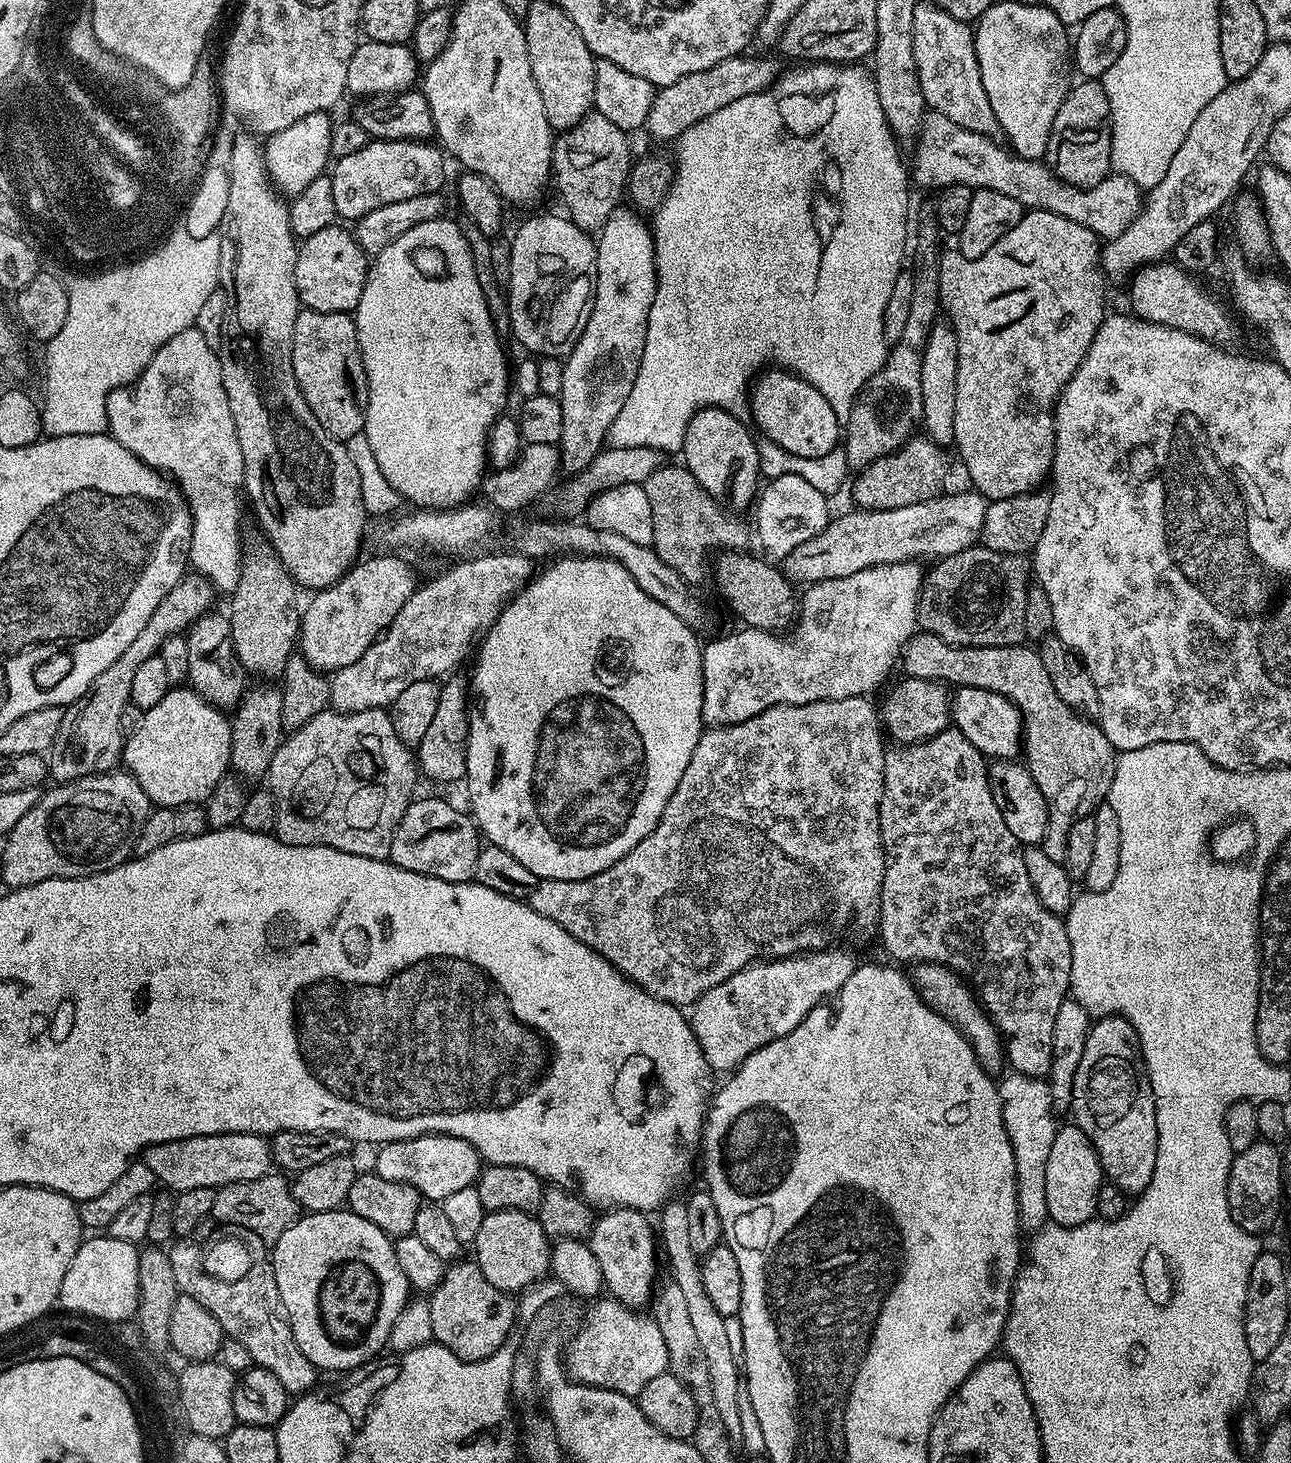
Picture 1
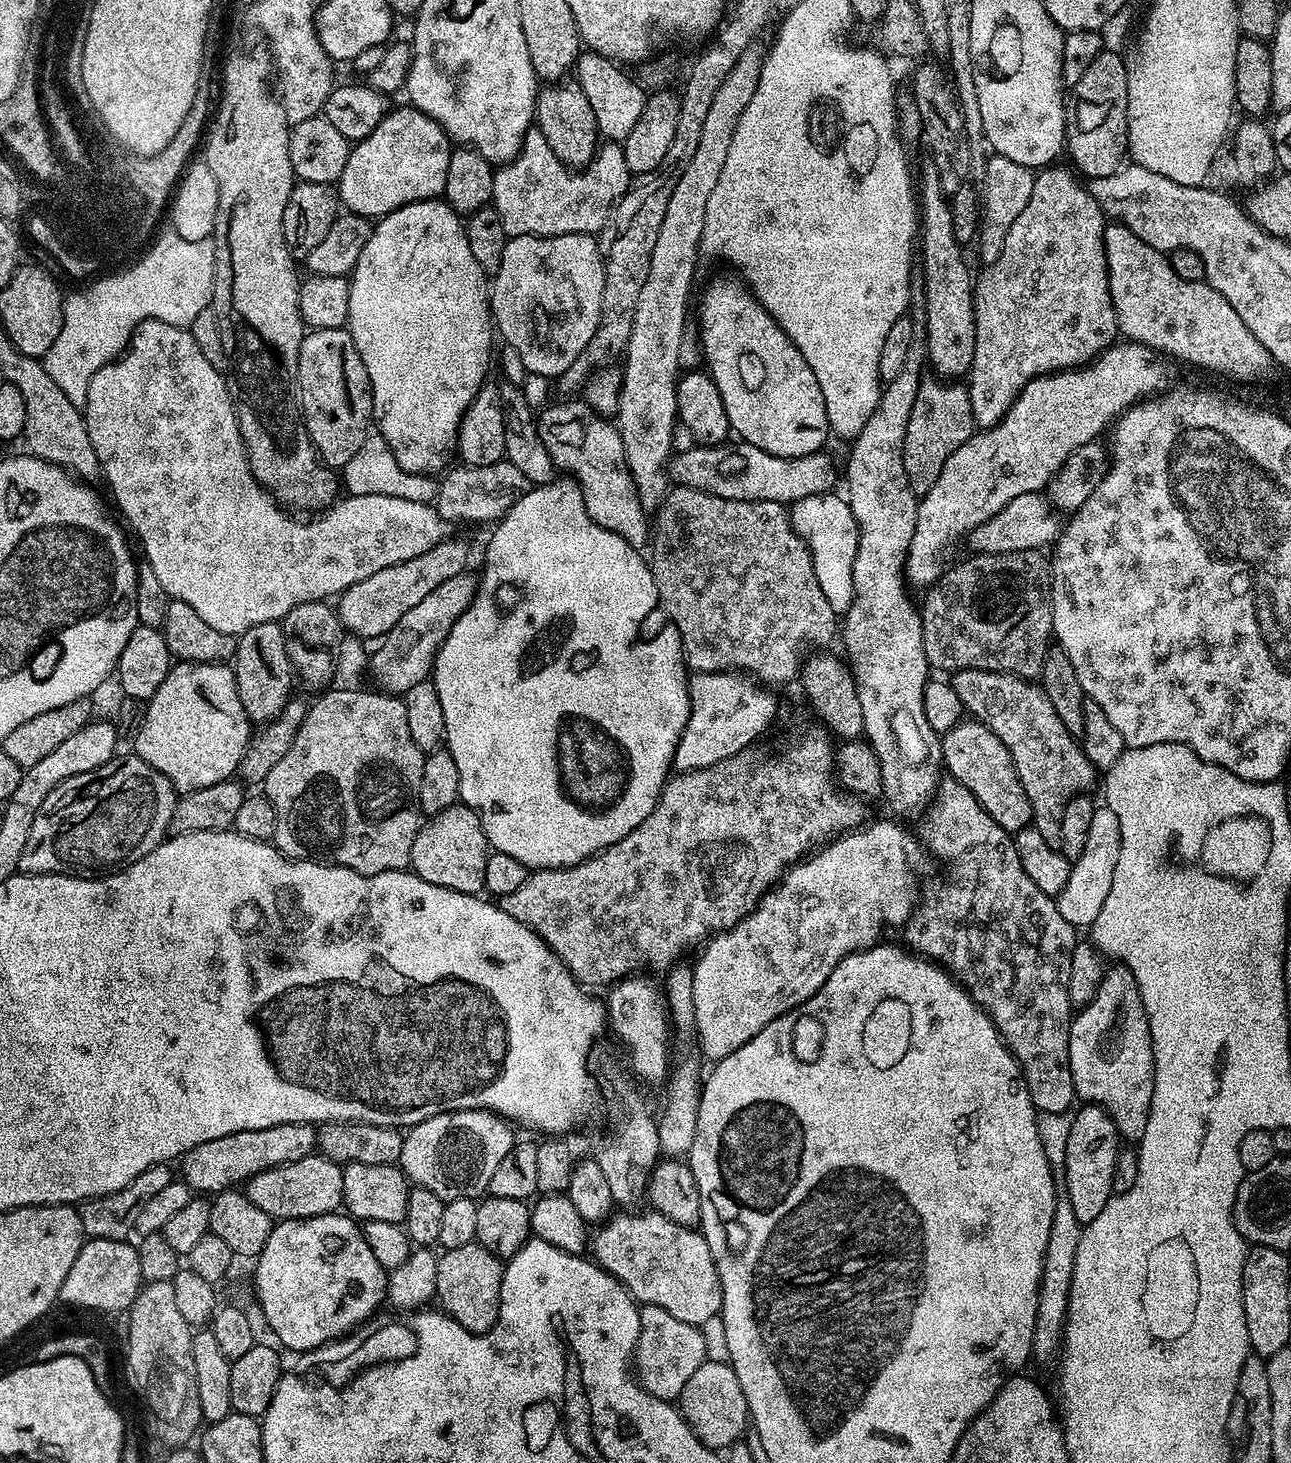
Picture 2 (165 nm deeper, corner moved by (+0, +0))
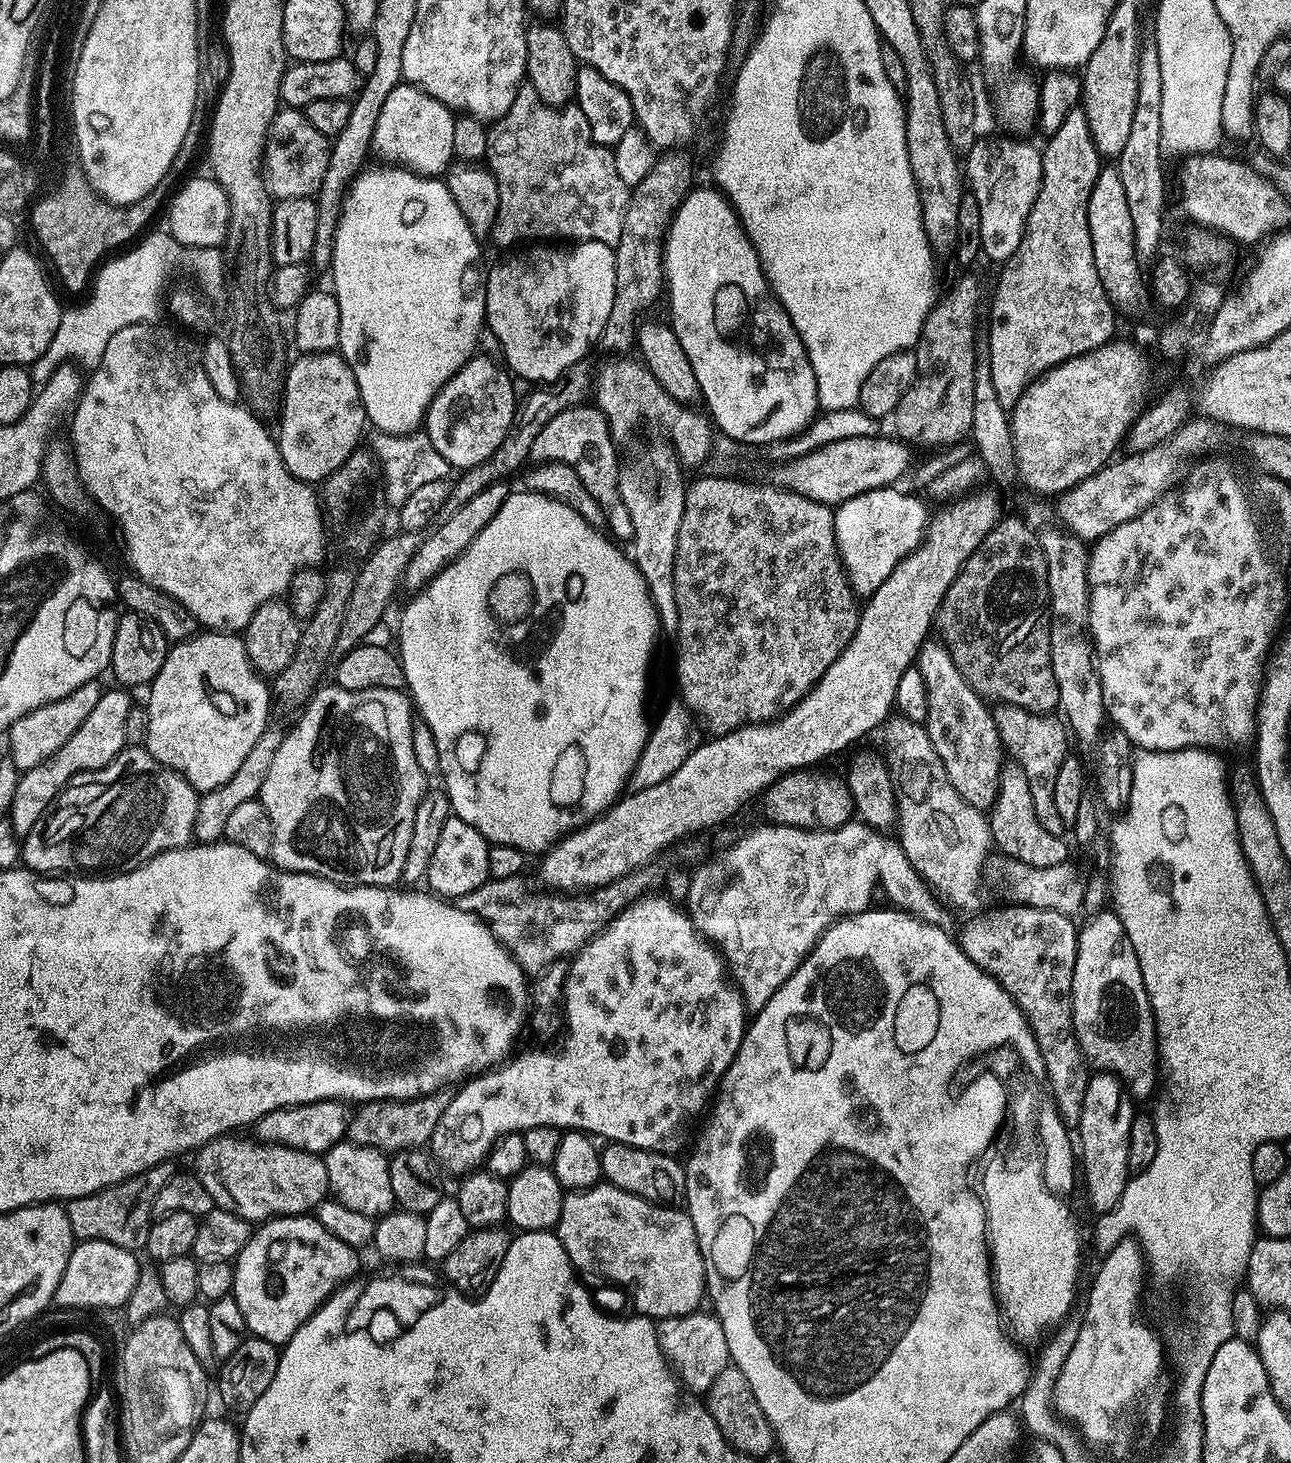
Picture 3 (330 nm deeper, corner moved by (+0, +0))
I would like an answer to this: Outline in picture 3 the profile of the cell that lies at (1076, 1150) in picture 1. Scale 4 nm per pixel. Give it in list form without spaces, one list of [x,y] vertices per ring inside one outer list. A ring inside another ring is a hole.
[[[1102,1071],[1089,1075],[1086,1098],[1082,1098],[1078,1156],[1082,1161],[1082,1188],[1088,1191],[1088,1204],[1096,1214],[1114,1210],[1122,1198],[1122,1190],[1126,1190],[1128,1185],[1130,1122],[1133,1115],[1134,1101],[1117,1076]]]

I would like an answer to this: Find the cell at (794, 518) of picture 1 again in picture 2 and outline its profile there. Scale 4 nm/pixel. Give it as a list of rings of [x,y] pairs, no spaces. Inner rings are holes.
[[[837,493],[810,495],[795,500],[789,509],[791,524],[812,552],[814,572],[818,577],[822,594],[838,616],[848,611],[854,598],[854,556],[858,550],[860,528],[845,497]]]

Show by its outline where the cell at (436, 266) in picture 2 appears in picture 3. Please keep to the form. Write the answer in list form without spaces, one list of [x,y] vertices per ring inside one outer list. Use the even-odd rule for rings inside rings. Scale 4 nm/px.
[[[395,166],[369,167],[360,172],[344,198],[337,234],[334,238],[333,260],[330,267],[332,274],[331,291],[338,302],[340,315],[340,346],[339,353],[344,361],[354,370],[354,378],[358,382],[360,403],[364,406],[367,423],[377,432],[389,432],[395,436],[407,436],[417,431],[425,423],[428,408],[432,399],[442,390],[442,386],[458,370],[462,370],[465,362],[477,355],[480,343],[480,331],[486,327],[484,311],[486,310],[486,279],[485,265],[480,265],[481,241],[466,226],[466,218],[462,218],[462,210],[458,210],[458,202],[450,194],[447,183],[440,178],[417,176],[407,168]]]

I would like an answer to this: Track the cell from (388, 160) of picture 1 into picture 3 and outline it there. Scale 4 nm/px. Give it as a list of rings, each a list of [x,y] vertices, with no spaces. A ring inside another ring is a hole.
[[[401,82],[390,91],[375,123],[371,151],[380,155],[385,165],[407,168],[417,176],[440,178],[454,160],[454,122],[456,116],[438,98],[430,98],[413,84]]]

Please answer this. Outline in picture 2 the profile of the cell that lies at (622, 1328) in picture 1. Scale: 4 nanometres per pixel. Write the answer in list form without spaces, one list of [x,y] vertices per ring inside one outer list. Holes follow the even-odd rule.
[[[646,1304],[640,1308],[640,1337],[636,1343],[634,1372],[640,1385],[654,1394],[654,1398],[675,1401],[682,1392],[682,1386],[690,1382],[694,1370],[698,1370],[709,1356],[697,1325],[678,1322],[678,1318],[674,1318],[674,1314],[666,1314],[662,1306]]]

